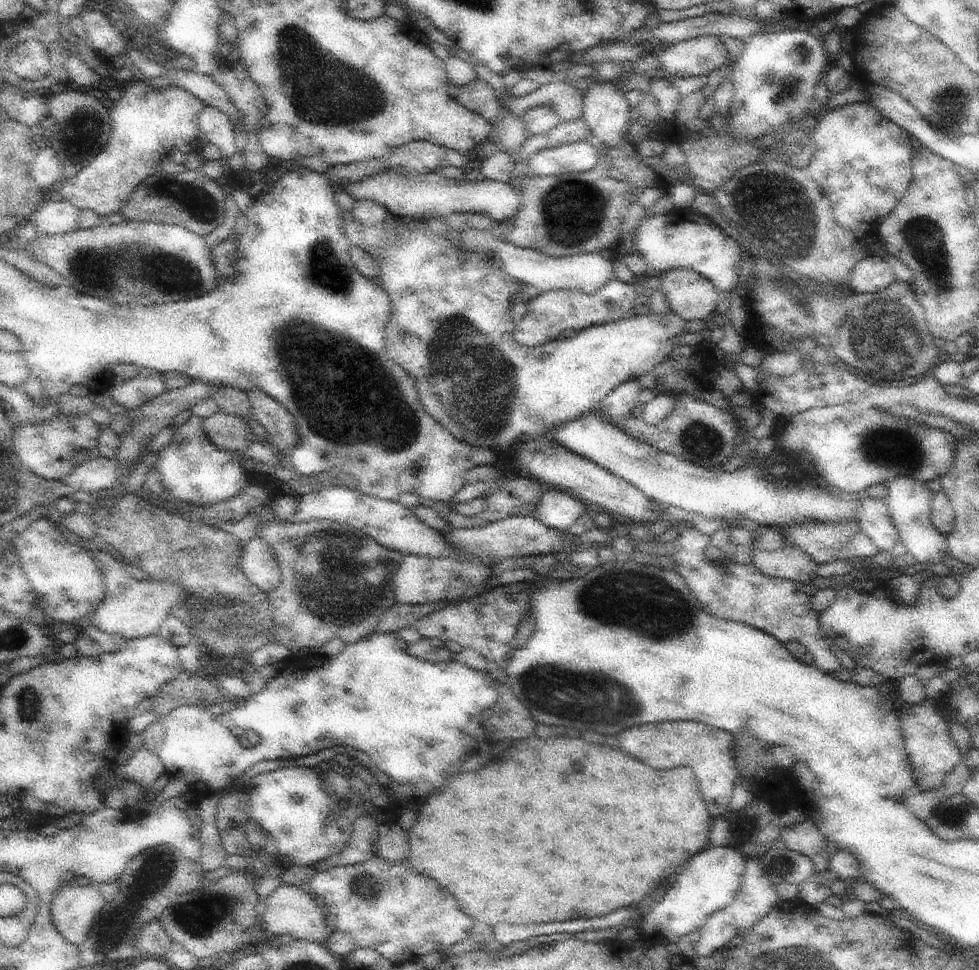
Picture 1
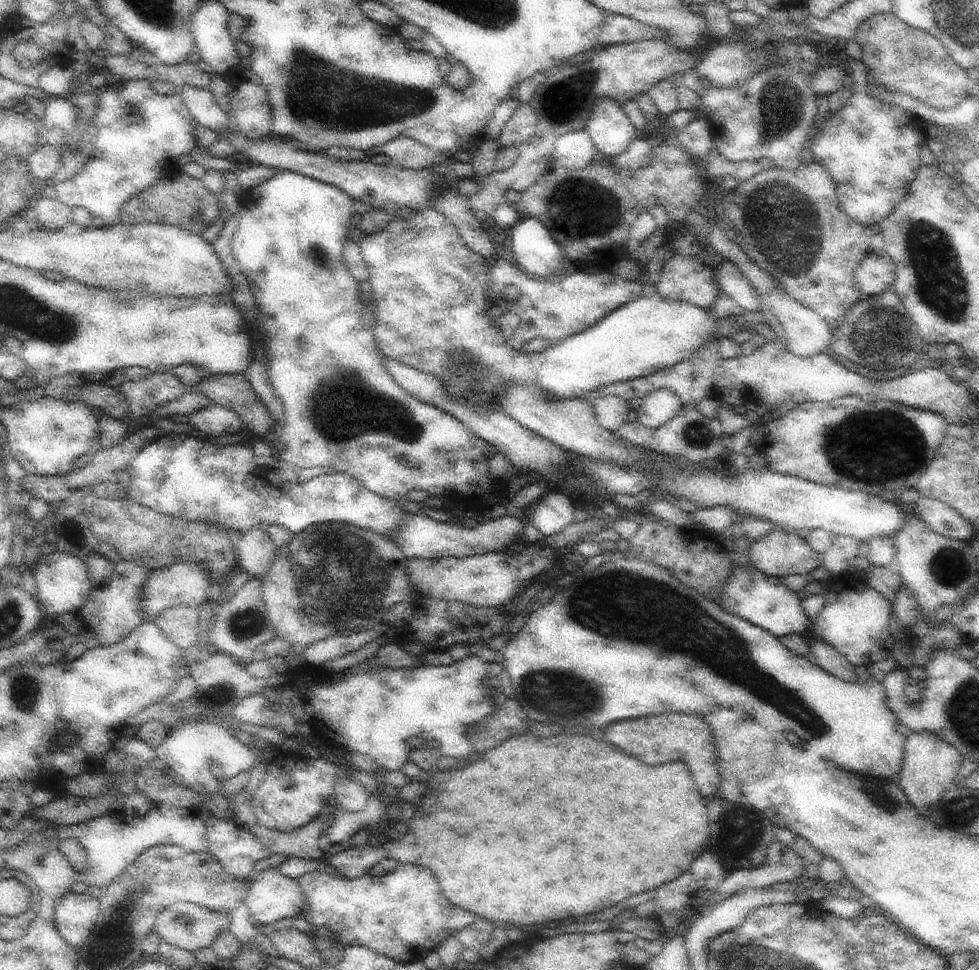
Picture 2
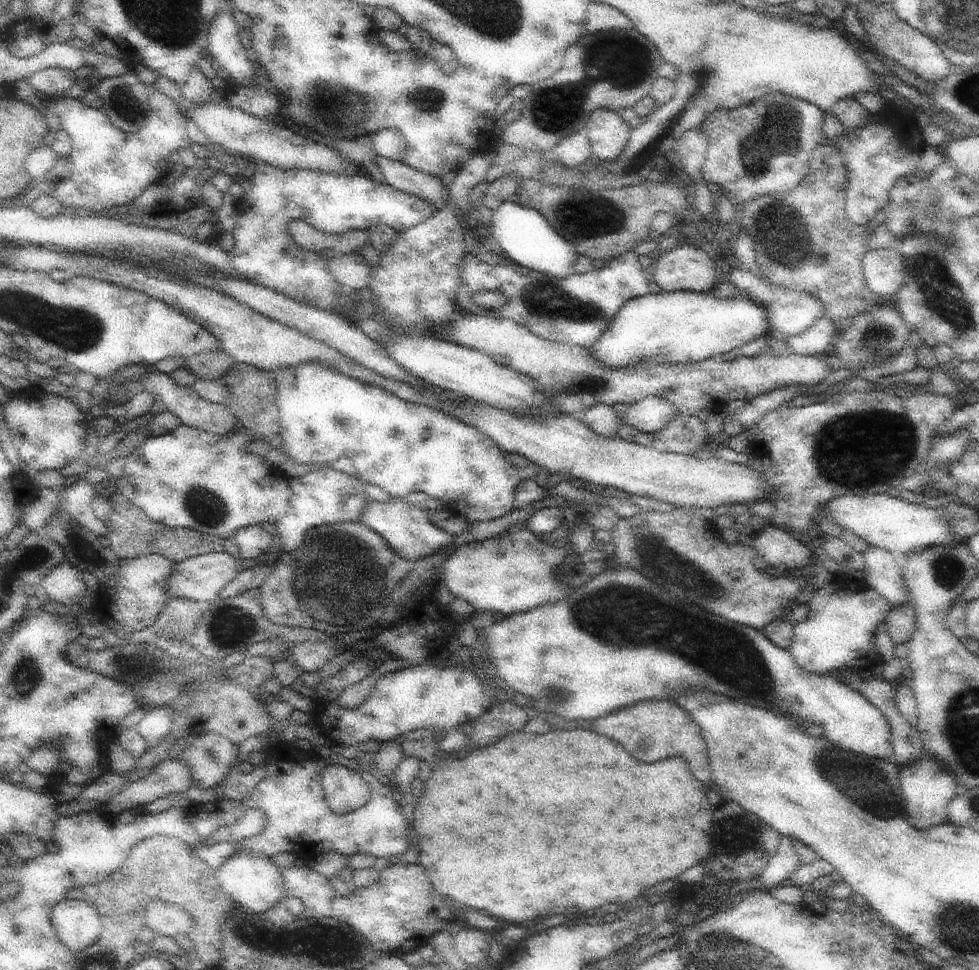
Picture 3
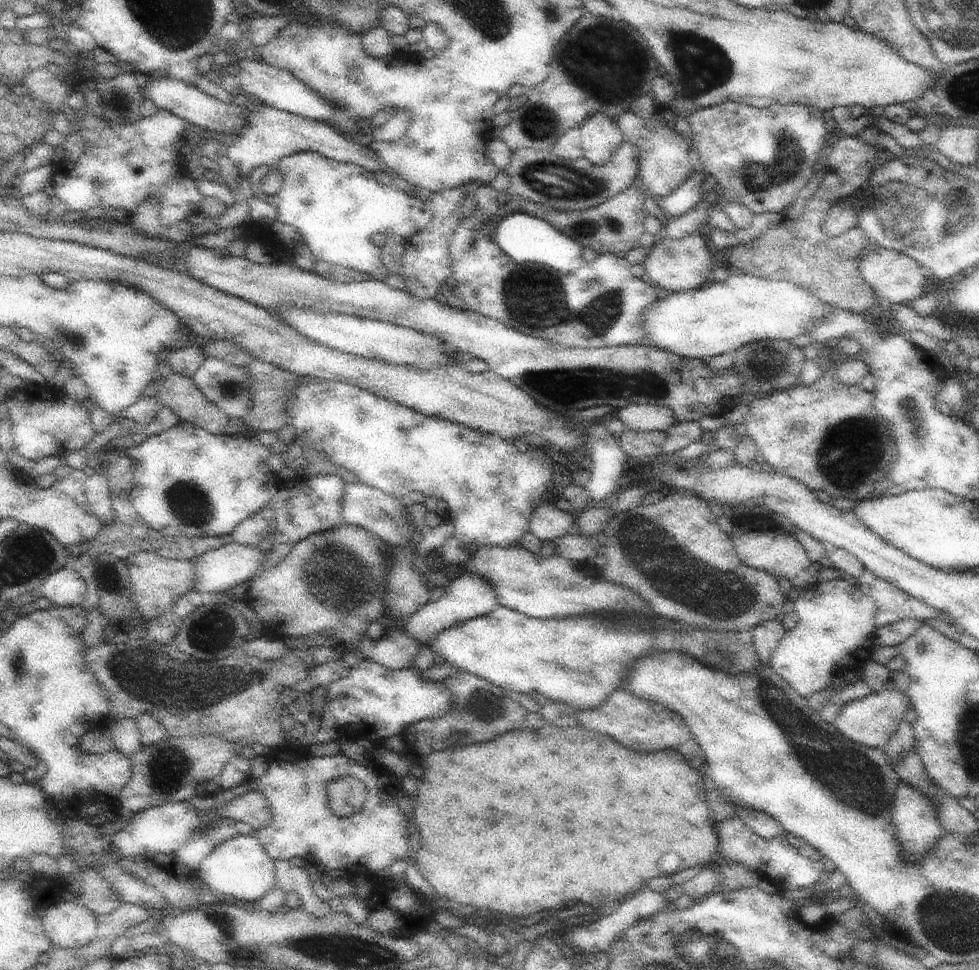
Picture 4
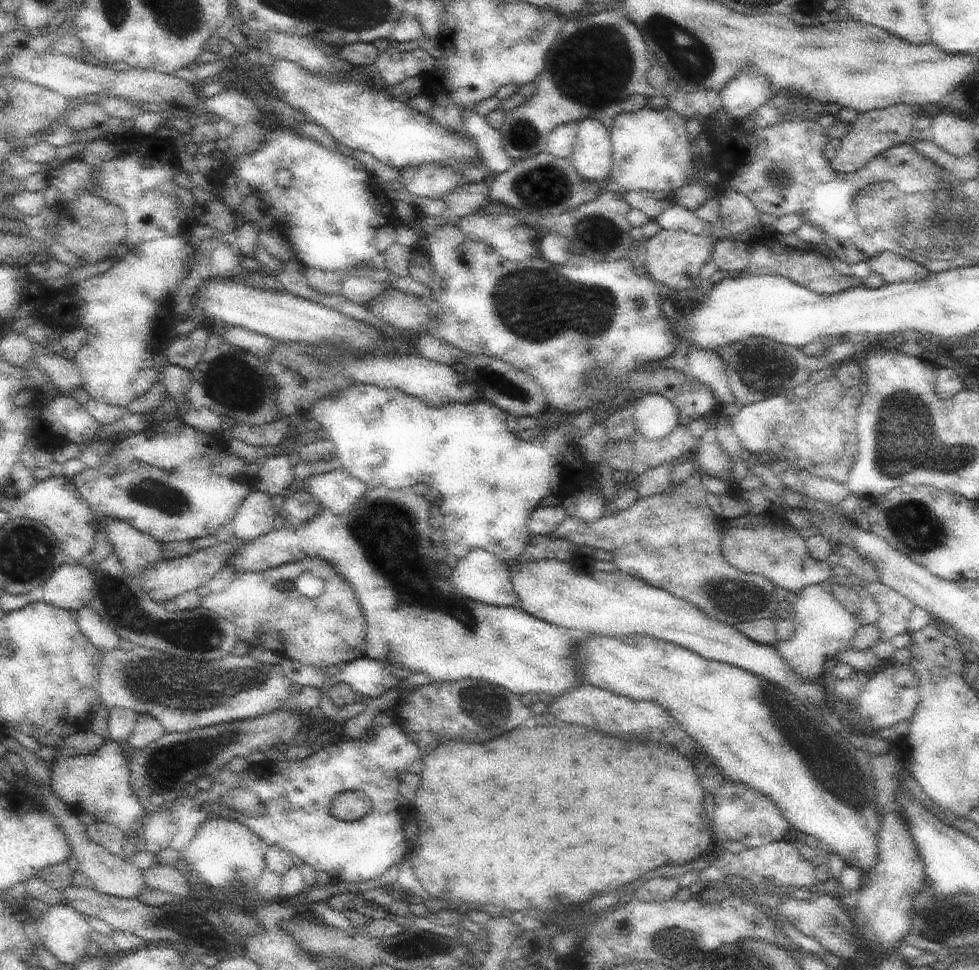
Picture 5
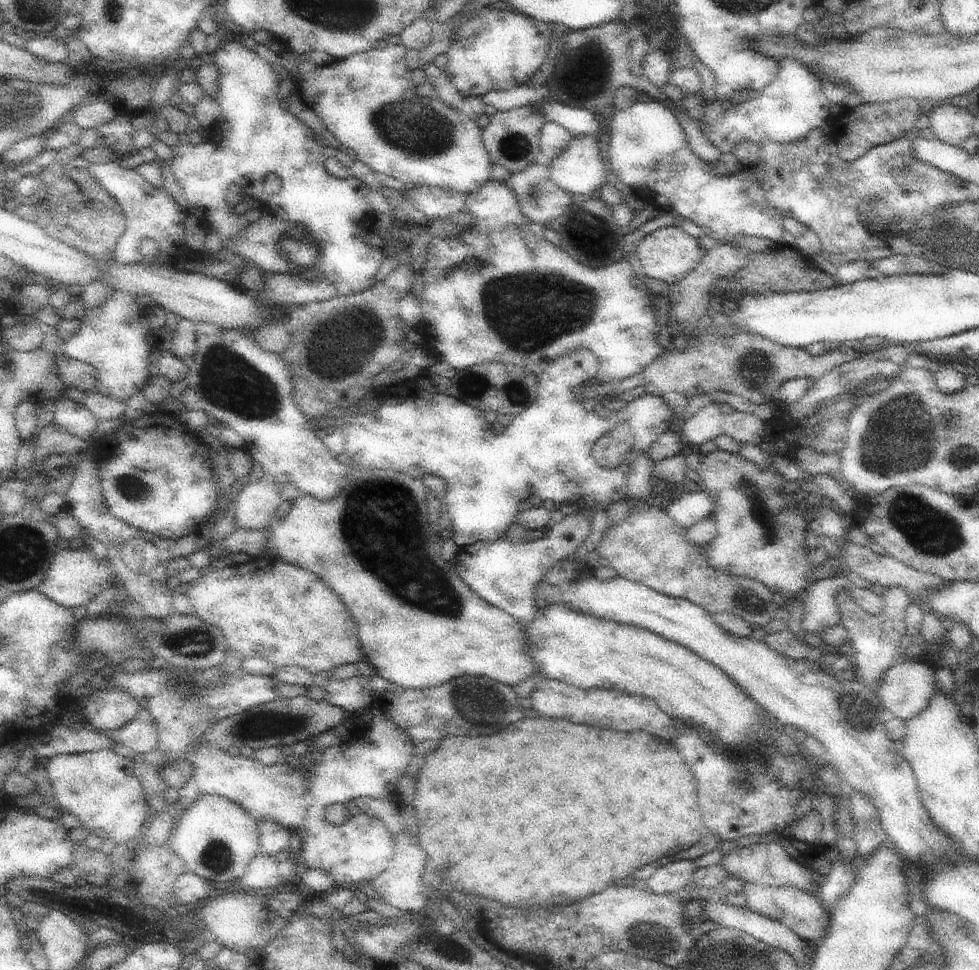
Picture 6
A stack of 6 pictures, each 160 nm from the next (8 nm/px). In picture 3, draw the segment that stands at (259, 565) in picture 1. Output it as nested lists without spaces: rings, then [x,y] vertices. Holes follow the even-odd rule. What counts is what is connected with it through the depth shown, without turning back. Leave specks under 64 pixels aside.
[[[253,525],[236,532],[234,538],[240,550],[241,559],[256,560],[269,553],[275,533],[266,525]]]

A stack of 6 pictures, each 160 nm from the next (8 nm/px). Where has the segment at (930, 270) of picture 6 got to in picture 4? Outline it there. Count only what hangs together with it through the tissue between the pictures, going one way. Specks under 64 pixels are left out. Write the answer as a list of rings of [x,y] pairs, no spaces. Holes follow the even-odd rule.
[[[872,246],[863,256],[859,266],[862,278],[872,287],[880,303],[907,303],[922,296],[928,278],[932,280],[930,270],[907,254],[896,249]],[[884,298],[884,300],[882,300]]]

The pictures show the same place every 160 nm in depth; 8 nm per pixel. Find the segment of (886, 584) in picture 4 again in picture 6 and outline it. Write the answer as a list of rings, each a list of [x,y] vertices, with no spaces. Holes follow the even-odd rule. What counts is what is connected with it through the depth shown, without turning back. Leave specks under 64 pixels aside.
[[[901,586],[890,587],[883,595],[885,605],[879,615],[871,615],[852,596],[847,588],[837,592],[837,603],[841,612],[841,624],[849,630],[849,640],[854,648],[853,662],[858,680],[875,690],[880,677],[900,659],[902,650],[900,638],[906,632],[907,608],[911,603],[911,596]]]

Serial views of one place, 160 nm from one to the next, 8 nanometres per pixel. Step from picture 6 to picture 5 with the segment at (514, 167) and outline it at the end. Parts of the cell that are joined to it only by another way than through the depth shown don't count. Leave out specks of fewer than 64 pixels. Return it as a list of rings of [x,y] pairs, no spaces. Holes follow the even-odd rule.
[[[622,8],[618,10],[584,14],[566,22],[554,46],[548,50],[548,64],[540,76],[542,80],[537,80],[534,96],[509,110],[499,129],[504,148],[515,161],[544,153],[549,136],[560,125],[577,125],[581,120],[597,118],[610,129],[628,97],[639,94],[648,99],[656,94],[647,79],[654,58],[640,29]],[[552,70],[558,70],[560,90]]]

